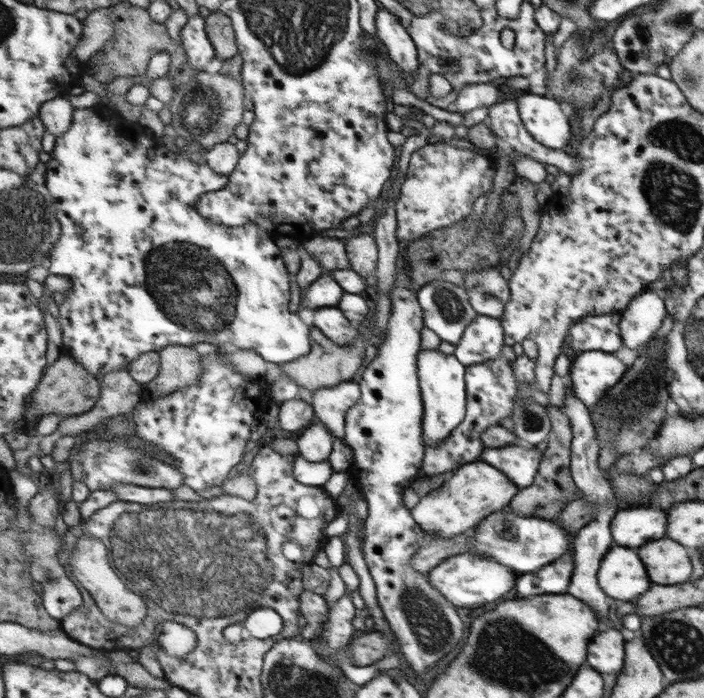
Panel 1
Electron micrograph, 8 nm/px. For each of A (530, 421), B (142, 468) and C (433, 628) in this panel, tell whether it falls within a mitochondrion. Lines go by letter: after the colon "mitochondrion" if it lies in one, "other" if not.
A: mitochondrion
B: mitochondrion
C: mitochondrion

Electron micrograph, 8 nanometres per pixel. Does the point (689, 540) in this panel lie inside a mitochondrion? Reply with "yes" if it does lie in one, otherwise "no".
no

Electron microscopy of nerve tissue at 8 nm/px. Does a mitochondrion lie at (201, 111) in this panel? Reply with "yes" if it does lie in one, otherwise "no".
yes

